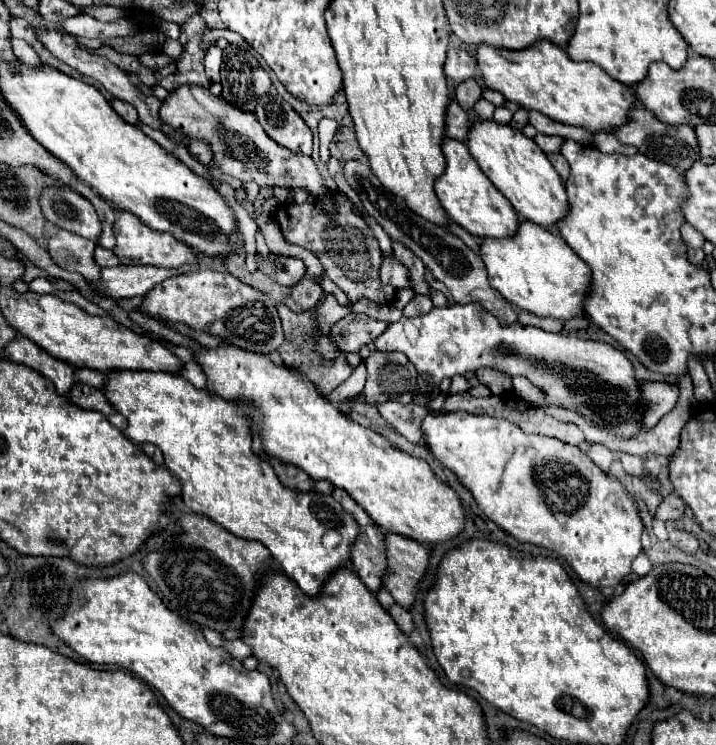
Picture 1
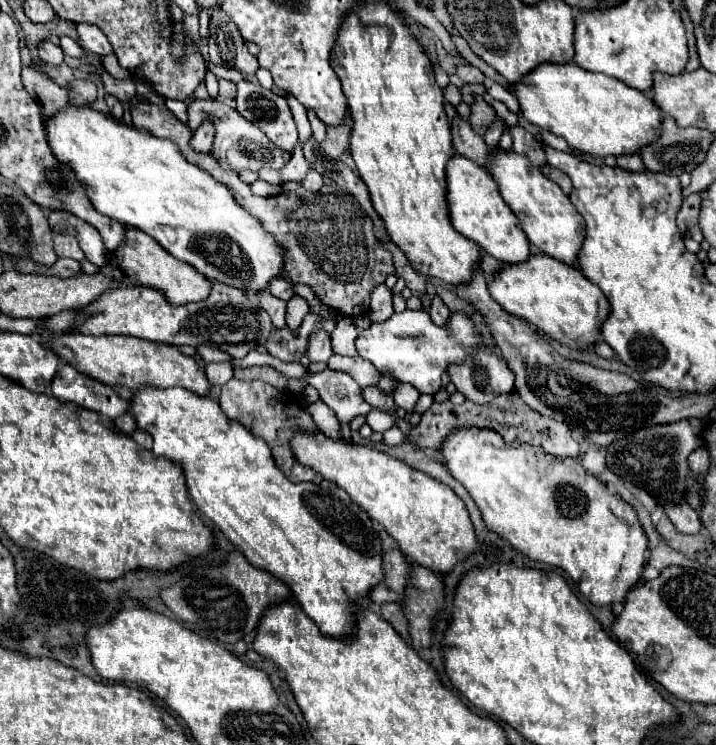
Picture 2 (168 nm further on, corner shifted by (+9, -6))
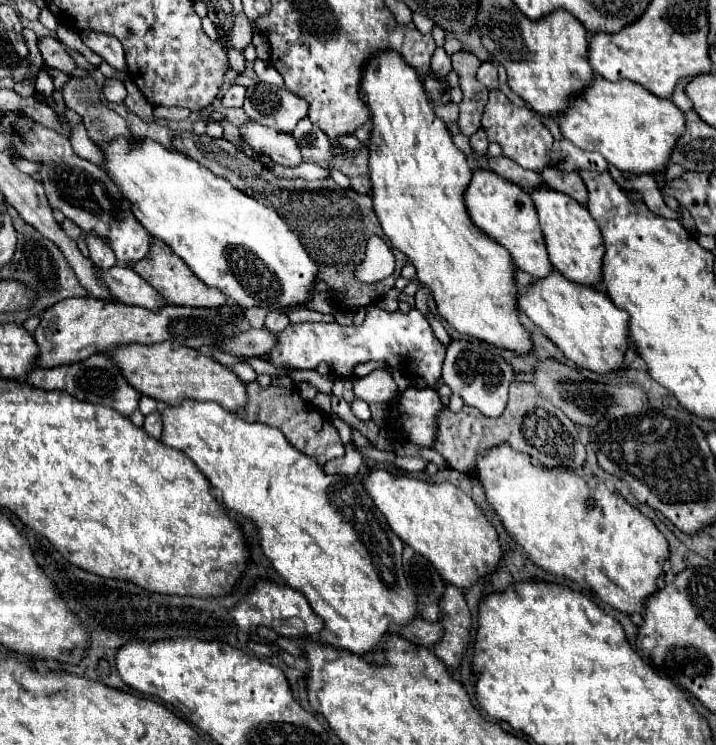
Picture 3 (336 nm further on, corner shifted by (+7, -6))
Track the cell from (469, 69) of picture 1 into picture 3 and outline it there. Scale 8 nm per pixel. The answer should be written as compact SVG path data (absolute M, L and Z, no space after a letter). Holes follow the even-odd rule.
M484 62L480 68L478 68L478 80L482 84L486 84L486 88L498 88L498 70L492 62Z

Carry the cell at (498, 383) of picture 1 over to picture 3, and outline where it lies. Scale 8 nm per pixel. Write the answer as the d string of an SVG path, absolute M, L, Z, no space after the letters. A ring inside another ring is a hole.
M454 340L446 350L442 380L446 386L450 386L452 394L458 394L464 400L466 406L480 410L488 418L496 418L508 404L508 386L514 380L514 372L502 356L490 352L488 348L464 340Z

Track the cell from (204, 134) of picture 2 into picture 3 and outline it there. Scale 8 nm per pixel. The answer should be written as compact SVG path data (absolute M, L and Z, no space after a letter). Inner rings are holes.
M232 86L224 96L222 96L222 104L226 106L226 108L240 108L242 106L242 102L244 102L244 96L246 96L246 88L244 86Z

